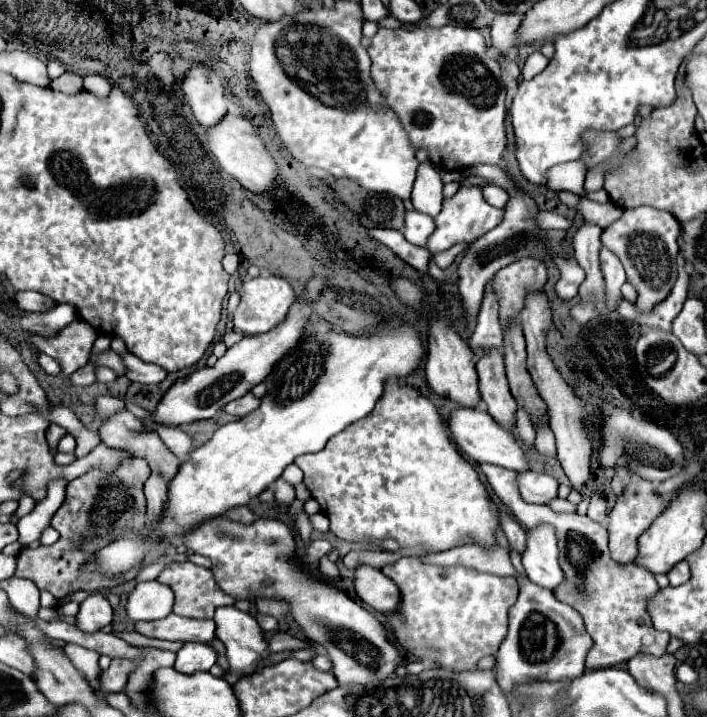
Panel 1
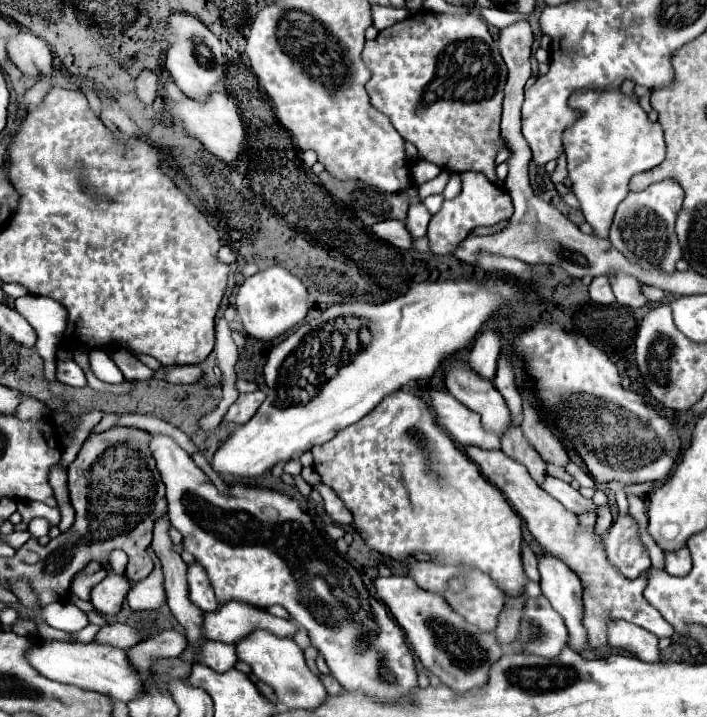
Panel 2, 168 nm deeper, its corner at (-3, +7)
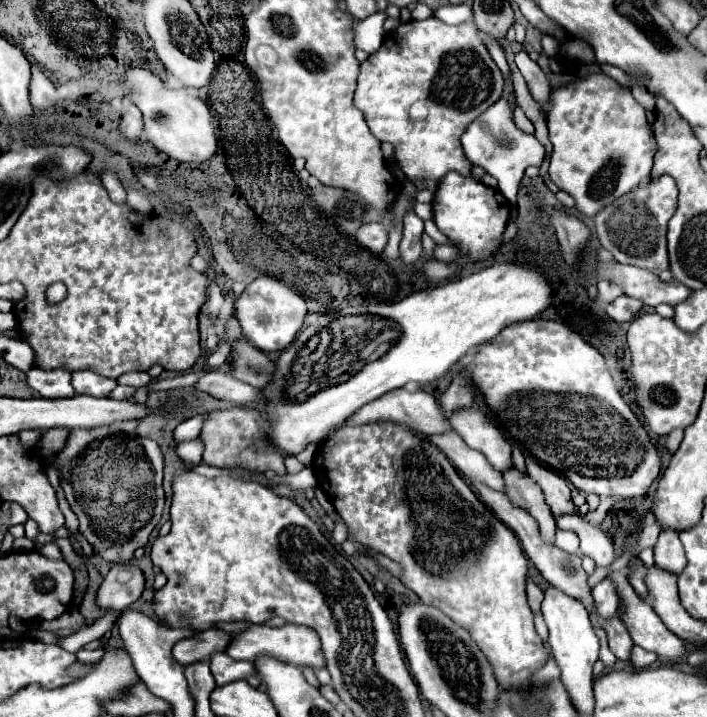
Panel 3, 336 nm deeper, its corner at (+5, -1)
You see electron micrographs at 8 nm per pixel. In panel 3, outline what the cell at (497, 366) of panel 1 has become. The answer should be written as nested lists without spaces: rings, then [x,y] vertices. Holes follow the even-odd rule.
[[[510,468],[504,474],[504,486],[506,486],[506,496],[510,498],[510,502],[514,506],[526,510],[538,522],[542,540],[552,544],[554,534],[556,534],[556,522],[552,518],[548,504],[544,502],[544,494],[542,494],[540,486],[534,480],[530,480],[528,476],[520,474],[516,468]]]

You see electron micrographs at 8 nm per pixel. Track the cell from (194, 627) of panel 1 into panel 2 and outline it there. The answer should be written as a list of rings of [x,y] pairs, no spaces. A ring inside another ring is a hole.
[[[226,602],[214,612],[206,612],[202,618],[202,634],[208,640],[220,640],[234,644],[256,628],[266,628],[276,636],[294,636],[296,626],[290,620],[276,618],[266,610],[254,608],[242,602]]]

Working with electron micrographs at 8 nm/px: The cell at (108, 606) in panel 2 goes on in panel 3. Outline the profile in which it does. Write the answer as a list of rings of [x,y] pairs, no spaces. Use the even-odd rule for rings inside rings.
[[[114,564],[106,574],[96,602],[100,608],[128,608],[144,592],[144,572],[136,564]]]

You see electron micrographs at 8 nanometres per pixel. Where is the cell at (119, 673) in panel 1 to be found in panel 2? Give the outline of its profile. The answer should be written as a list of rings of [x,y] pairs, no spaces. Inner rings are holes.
[[[168,630],[156,634],[154,638],[146,638],[138,642],[128,650],[128,656],[130,656],[130,664],[134,664],[138,672],[148,674],[156,660],[178,658],[184,648],[186,648],[186,638],[174,630]]]

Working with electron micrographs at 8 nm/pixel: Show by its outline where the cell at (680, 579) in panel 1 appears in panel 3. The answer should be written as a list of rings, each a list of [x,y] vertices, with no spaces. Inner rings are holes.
[[[664,528],[660,532],[660,538],[654,546],[654,558],[656,558],[656,564],[668,572],[680,574],[684,570],[686,556],[684,556],[684,548],[676,530]]]

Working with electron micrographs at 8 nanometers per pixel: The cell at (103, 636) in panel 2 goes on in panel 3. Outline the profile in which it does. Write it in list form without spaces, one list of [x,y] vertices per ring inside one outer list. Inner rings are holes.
[[[78,650],[76,660],[82,664],[96,664],[104,656],[104,650]]]

